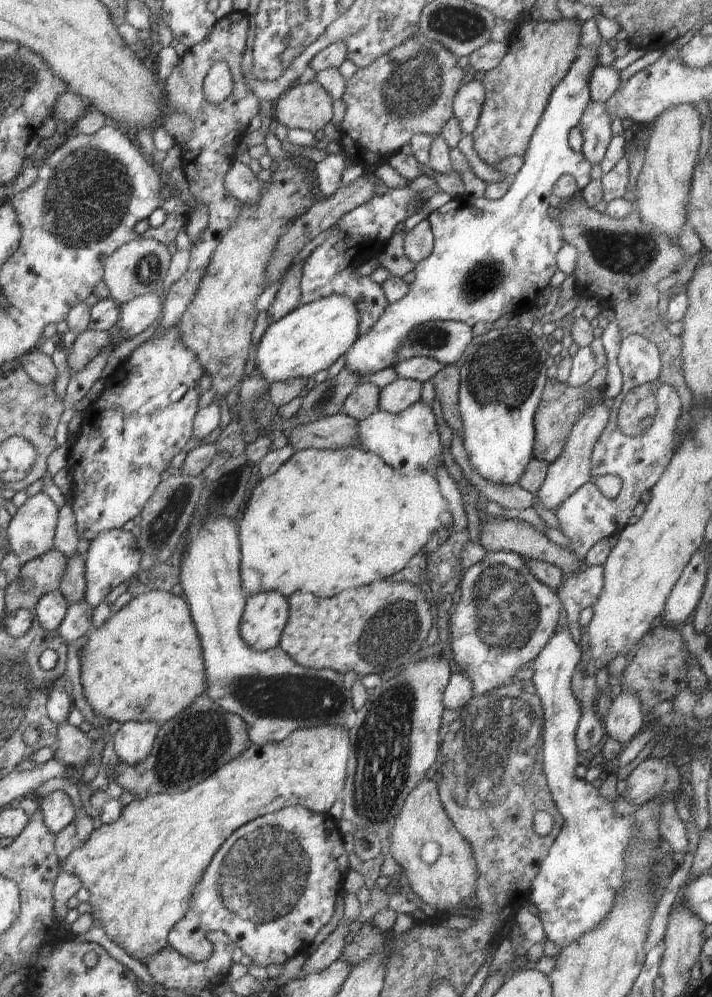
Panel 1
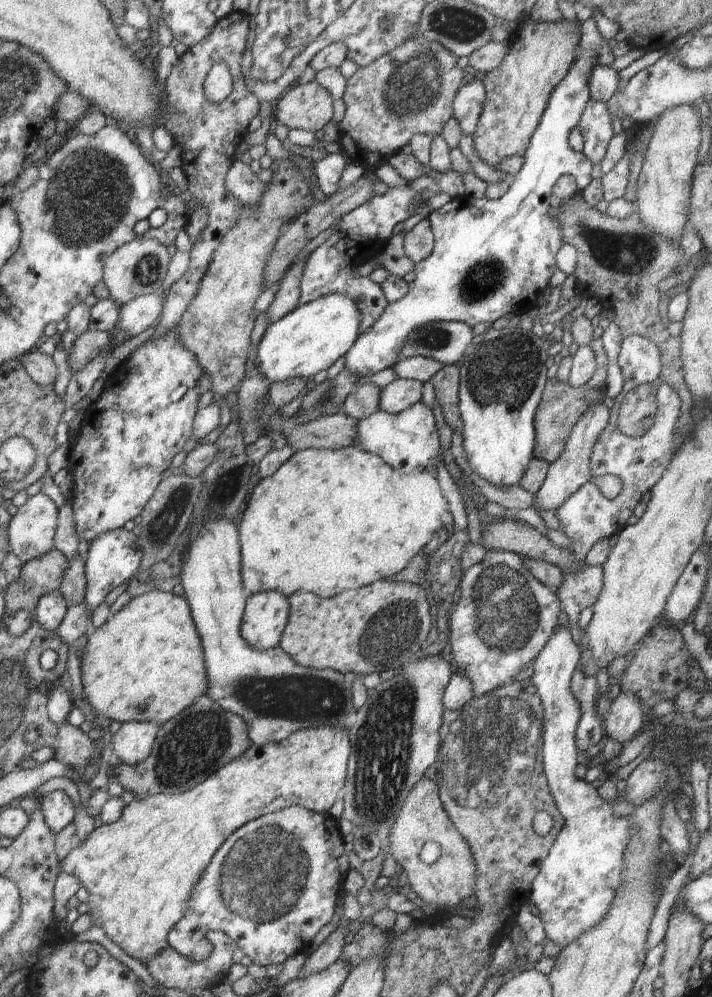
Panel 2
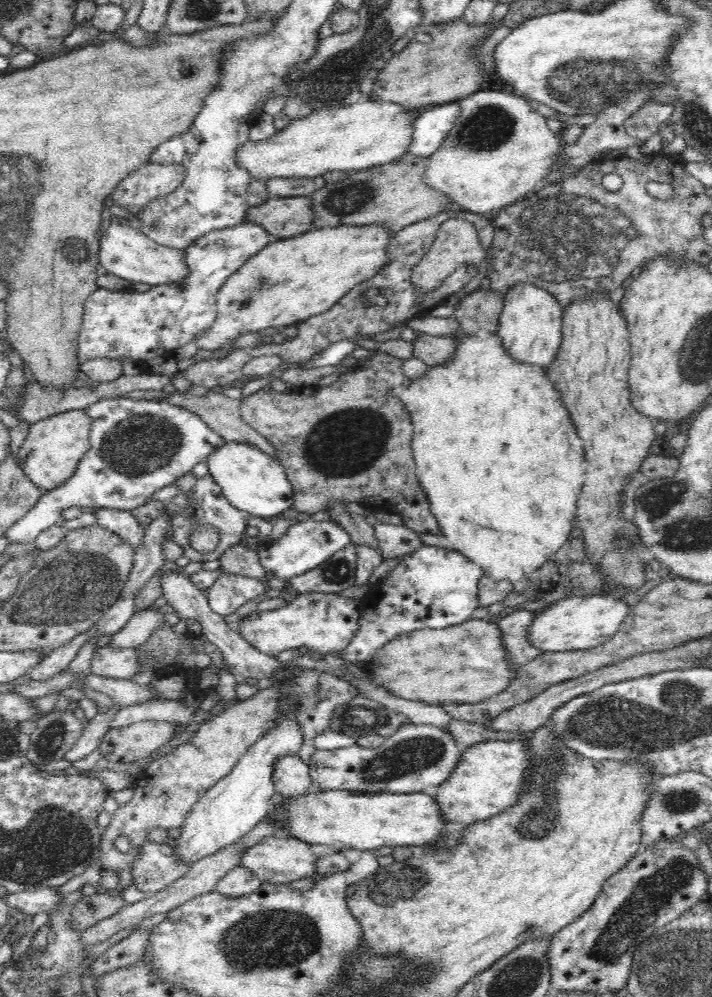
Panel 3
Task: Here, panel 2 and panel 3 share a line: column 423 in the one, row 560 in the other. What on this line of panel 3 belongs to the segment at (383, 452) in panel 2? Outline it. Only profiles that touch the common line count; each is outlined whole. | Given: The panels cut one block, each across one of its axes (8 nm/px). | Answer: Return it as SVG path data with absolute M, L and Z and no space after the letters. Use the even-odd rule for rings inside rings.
M422 545L418 550L404 556L401 562L382 580L371 586L371 600L366 600L361 612L359 626L352 643L345 649L345 656L356 666L367 671L367 664L374 658L374 652L396 639L396 636L423 629L440 629L463 624L479 608L479 580L485 571L479 564L468 560L463 554L440 546Z

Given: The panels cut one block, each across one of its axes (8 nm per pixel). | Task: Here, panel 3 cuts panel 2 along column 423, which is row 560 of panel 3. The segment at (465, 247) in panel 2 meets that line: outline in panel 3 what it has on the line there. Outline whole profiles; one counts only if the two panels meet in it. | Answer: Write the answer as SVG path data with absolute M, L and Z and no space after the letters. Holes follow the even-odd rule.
M298 521L291 524L285 534L277 540L272 540L265 550L258 550L260 563L264 567L264 574L276 576L282 580L291 579L293 576L311 571L319 567L329 556L338 550L346 548L352 543L350 535L334 521Z

